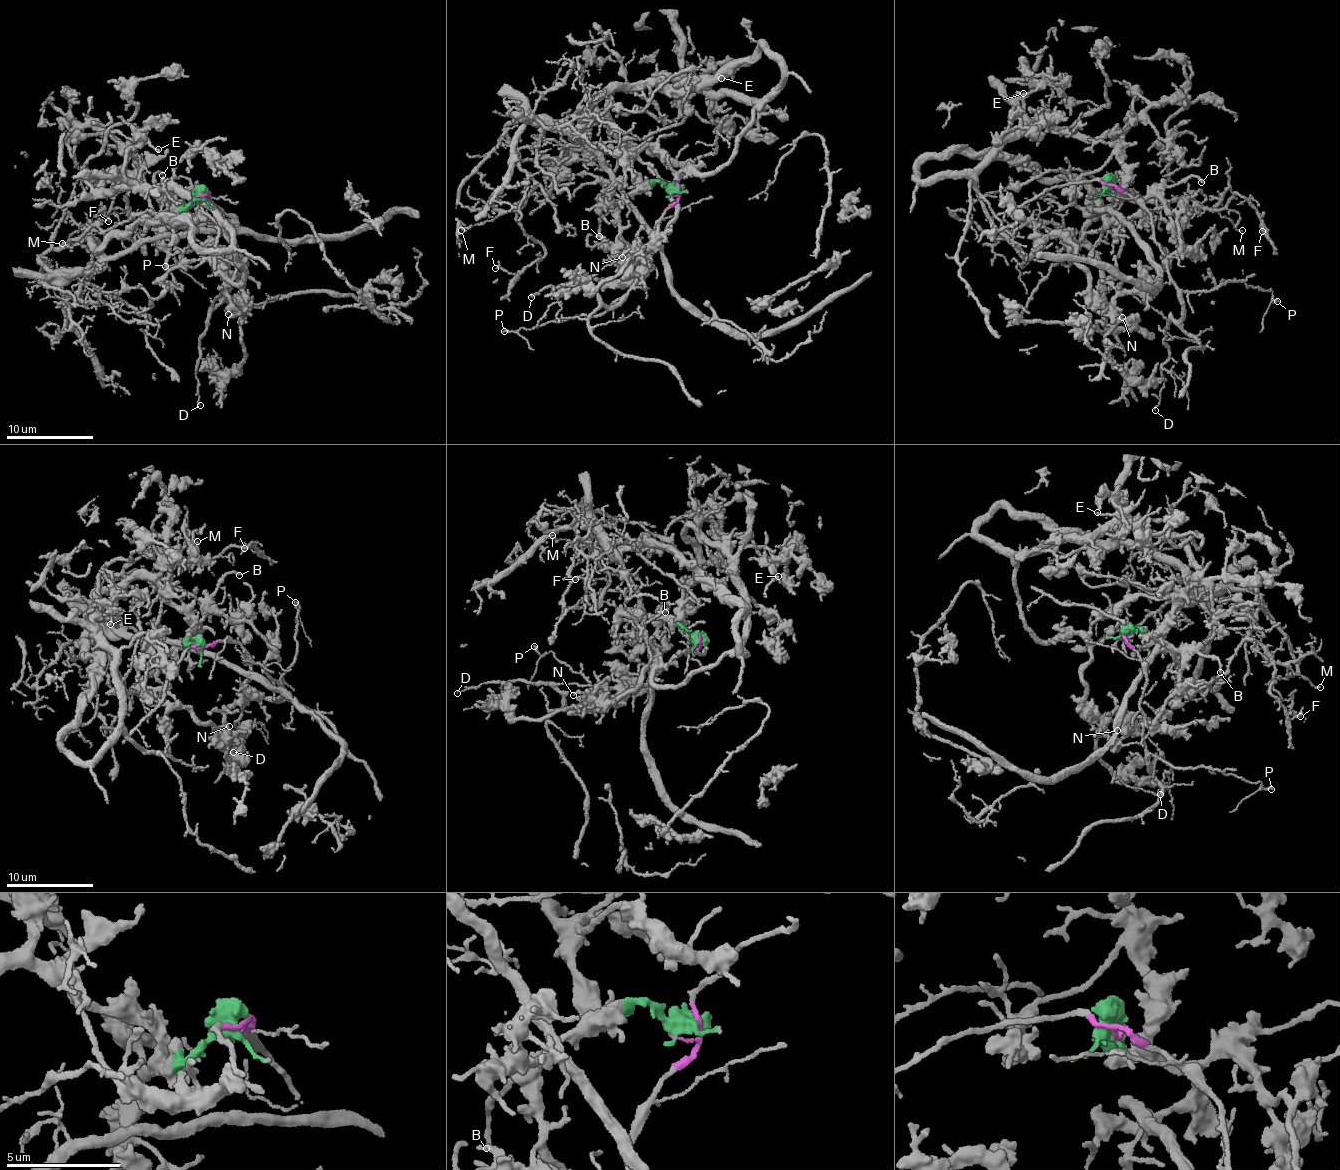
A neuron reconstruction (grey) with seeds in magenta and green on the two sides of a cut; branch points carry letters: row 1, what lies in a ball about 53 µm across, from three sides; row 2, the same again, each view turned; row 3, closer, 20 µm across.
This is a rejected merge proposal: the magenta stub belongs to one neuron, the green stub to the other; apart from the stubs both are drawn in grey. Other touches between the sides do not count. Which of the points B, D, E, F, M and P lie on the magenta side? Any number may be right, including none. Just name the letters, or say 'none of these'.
D, P

